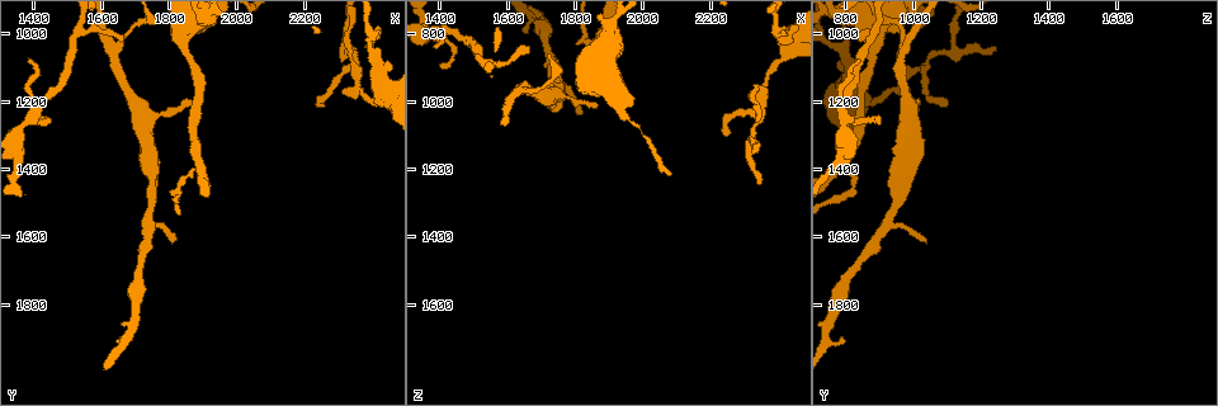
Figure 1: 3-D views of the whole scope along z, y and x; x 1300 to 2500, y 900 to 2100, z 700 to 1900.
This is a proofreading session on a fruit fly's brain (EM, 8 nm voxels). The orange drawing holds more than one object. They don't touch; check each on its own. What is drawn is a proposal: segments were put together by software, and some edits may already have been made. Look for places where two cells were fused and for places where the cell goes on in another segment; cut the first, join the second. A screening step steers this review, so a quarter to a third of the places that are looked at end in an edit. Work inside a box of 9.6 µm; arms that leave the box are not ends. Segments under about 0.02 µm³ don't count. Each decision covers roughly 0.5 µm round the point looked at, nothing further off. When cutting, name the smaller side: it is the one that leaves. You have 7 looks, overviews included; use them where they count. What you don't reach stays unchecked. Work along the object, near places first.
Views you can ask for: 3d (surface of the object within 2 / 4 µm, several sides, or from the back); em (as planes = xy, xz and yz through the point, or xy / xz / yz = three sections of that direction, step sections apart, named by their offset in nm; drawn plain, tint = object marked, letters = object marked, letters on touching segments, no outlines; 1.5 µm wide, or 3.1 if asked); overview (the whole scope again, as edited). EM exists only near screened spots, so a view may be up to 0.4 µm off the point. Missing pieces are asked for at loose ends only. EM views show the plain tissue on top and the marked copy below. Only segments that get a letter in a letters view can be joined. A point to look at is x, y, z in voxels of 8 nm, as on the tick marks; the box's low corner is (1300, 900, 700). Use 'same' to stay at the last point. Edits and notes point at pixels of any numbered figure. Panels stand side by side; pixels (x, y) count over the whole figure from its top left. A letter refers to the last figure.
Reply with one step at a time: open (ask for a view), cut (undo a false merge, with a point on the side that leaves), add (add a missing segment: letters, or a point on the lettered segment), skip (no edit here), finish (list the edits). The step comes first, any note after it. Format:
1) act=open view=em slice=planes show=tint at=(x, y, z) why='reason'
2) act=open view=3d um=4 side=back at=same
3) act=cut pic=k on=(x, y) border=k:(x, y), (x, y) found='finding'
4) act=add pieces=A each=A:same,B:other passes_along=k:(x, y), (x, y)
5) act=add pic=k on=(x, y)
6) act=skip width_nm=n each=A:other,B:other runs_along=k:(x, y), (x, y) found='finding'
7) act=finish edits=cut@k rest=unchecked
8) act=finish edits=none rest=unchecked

act=open view=3d um=2 at=(1650, 1910, 800) why='branch stops here'

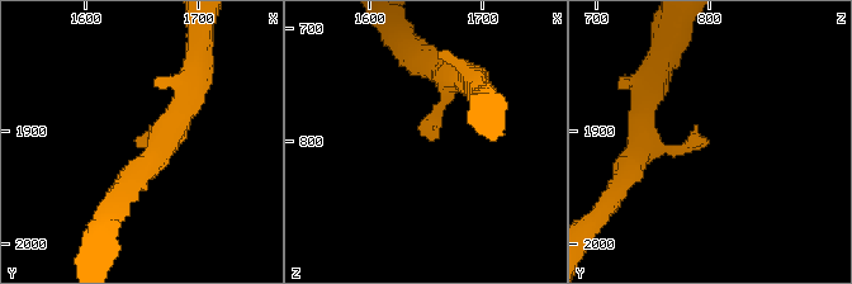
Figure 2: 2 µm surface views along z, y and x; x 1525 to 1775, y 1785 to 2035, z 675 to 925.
act=open view=em slice=planes show=letters at=(1650, 1912, 798) arm_widths_nm=220,220

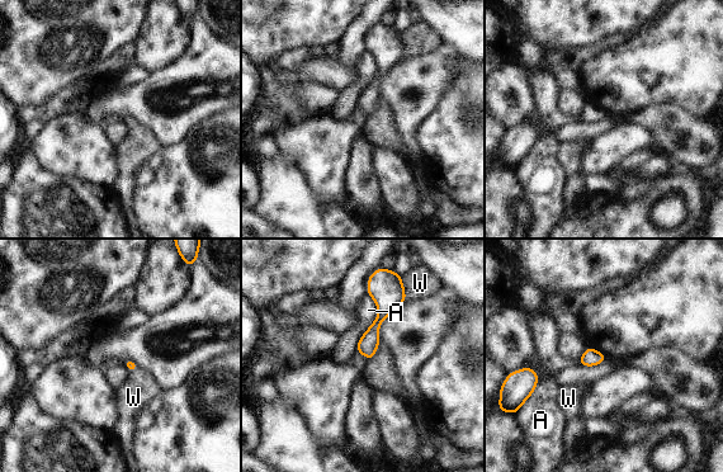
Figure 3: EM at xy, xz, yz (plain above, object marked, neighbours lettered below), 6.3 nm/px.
act=skip longest_contact=A:170nm each=A:other,W:other runs_along=3:(377, 286), (382, 316), (369, 355) found='no lettered segment goes on from it'

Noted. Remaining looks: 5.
act=open view=3d um=2 at=(1390, 1070, 840) why='an open end'

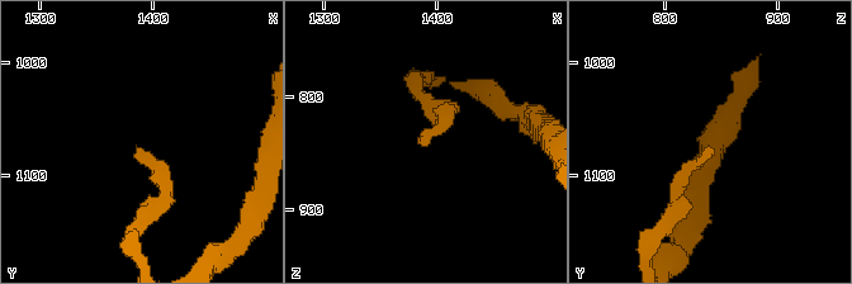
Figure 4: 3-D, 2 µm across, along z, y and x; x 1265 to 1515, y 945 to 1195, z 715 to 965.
act=open view=em slice=planes show=tint at=(1388, 1076, 840)

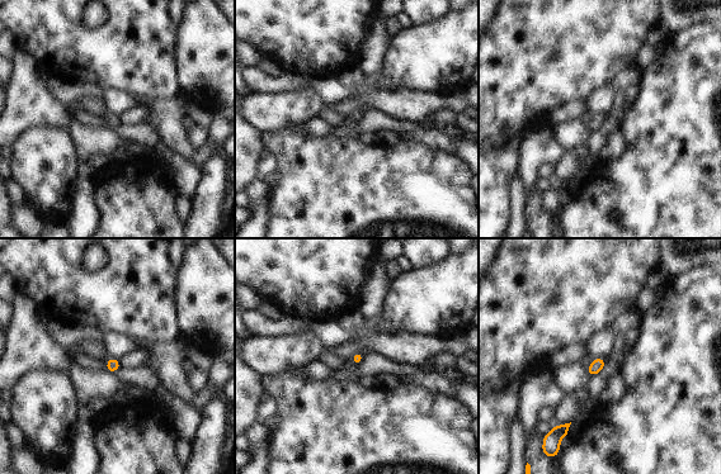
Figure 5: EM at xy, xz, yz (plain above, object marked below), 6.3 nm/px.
act=open view=em slice=planes show=letters at=same

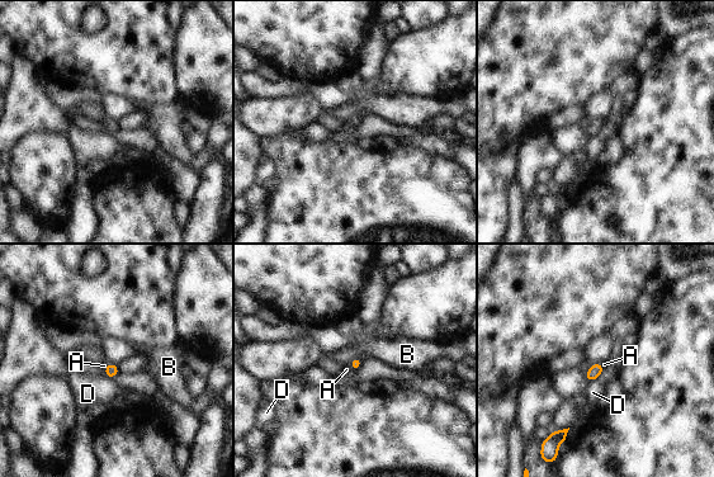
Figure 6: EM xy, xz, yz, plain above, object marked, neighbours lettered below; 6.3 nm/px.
act=add pieces=A width_nm=70 each=A:same,B:other,D:other passes_along=6:(355, 363), (351, 367), (346, 369) found='the cell continues'

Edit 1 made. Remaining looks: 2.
act=open view=overview

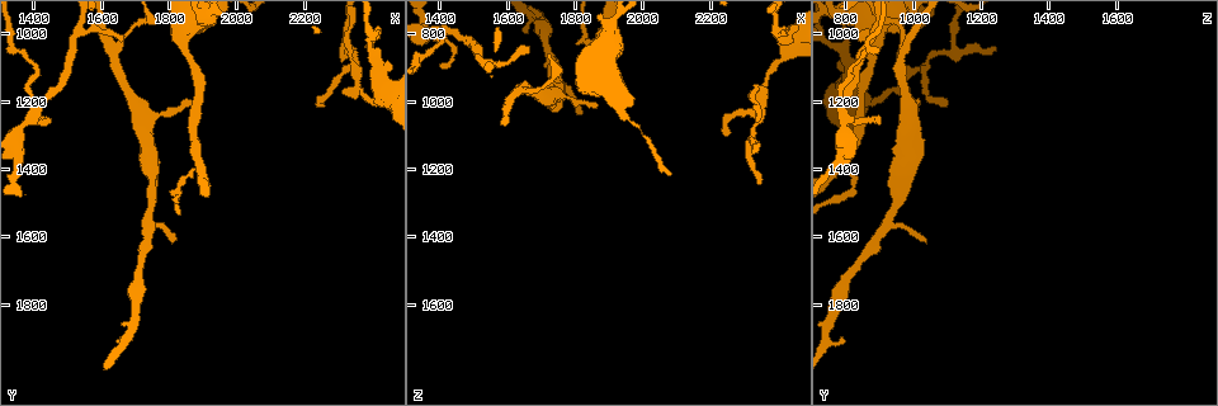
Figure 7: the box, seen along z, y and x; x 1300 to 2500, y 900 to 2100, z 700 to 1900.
act=open view=em slice=planes show=letters at=(2350, 1120, 980)

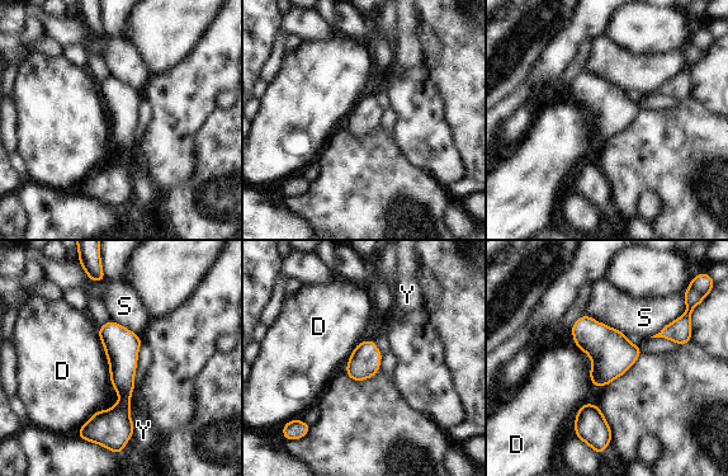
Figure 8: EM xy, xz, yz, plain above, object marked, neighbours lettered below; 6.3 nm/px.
act=skip width_nm=190 each=D:other,S:other,Y:other runs_along=8:(110, 324), (123, 406), (105, 437) found='all the same cell'

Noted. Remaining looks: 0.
act=finish edits=add@6 rest=unchecked

